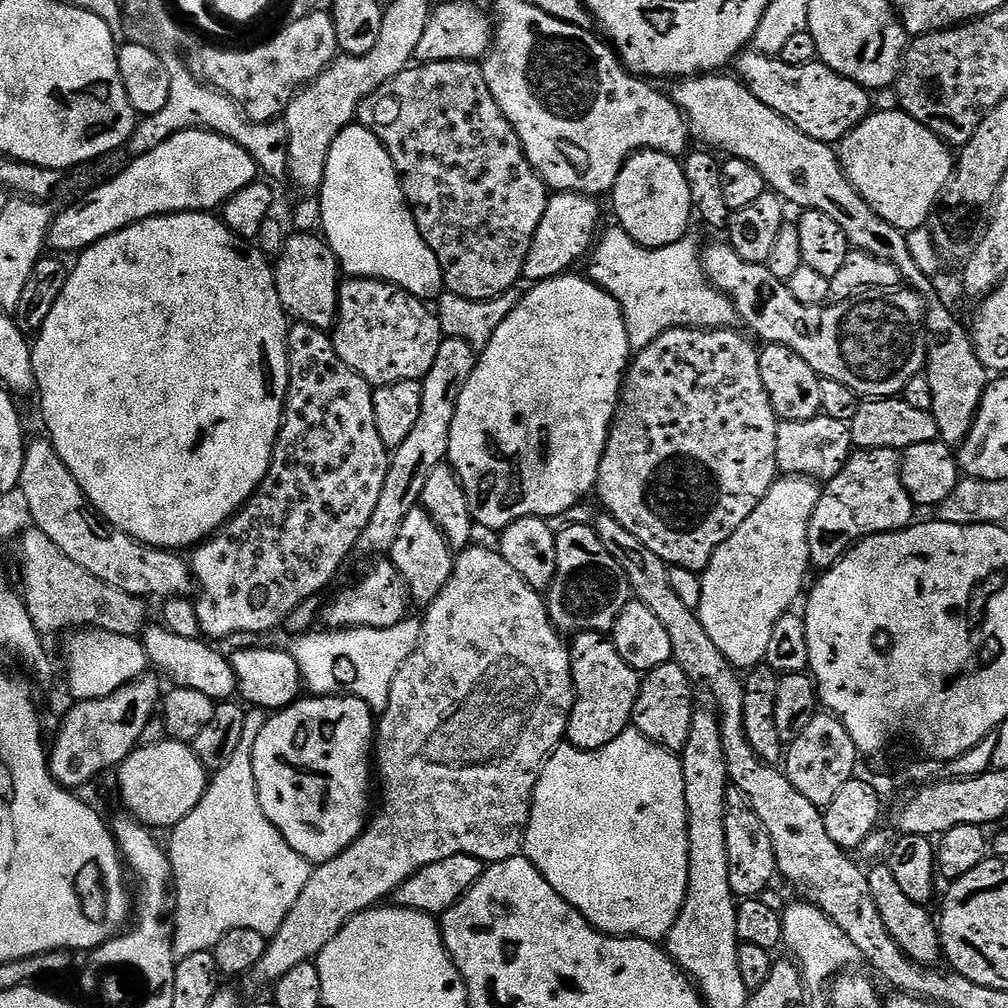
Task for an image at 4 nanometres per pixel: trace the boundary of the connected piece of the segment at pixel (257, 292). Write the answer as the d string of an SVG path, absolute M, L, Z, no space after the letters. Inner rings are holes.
M207 212L152 216L85 248L79 253L77 260L80 261L71 265L66 286L32 344L35 391L40 392L40 412L48 427L46 436L52 441L58 458L62 458L70 474L74 474L95 511L106 517L119 532L130 534L151 548L191 550L215 536L266 478L284 421L290 320L278 298L273 265L255 243L236 236L224 225L223 219L216 217L215 220L214 217Z

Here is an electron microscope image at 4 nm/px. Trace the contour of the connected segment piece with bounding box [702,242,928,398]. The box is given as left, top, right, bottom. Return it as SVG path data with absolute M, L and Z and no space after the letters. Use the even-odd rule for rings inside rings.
M727 242L705 247L702 259L708 281L731 298L737 317L742 324L744 320L749 328L747 331L753 337L761 336L761 341L781 344L794 350L794 354L798 354L798 358L806 358L806 362L810 362L812 369L823 379L842 382L842 386L850 386L850 390L854 390L861 398L896 398L903 393L910 378L925 371L928 358L928 345L924 343L926 304L911 288L870 288L848 300L829 302L823 306L806 306L798 302L794 294L790 294L785 281L774 278L774 274L770 274L763 264L746 262Z

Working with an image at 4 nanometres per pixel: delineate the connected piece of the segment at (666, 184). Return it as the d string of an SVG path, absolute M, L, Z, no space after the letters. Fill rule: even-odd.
M643 151L633 154L618 174L618 182L610 193L612 208L616 211L615 223L634 238L643 248L661 248L685 239L689 235L688 223L694 220L694 209L690 198L690 186L686 182L684 165L675 156L661 152Z

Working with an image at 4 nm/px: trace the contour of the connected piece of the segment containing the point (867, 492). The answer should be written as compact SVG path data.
M856 448L842 471L823 485L808 531L813 569L833 568L853 544L881 532L900 532L913 523L914 505L900 477L901 453L895 448Z

